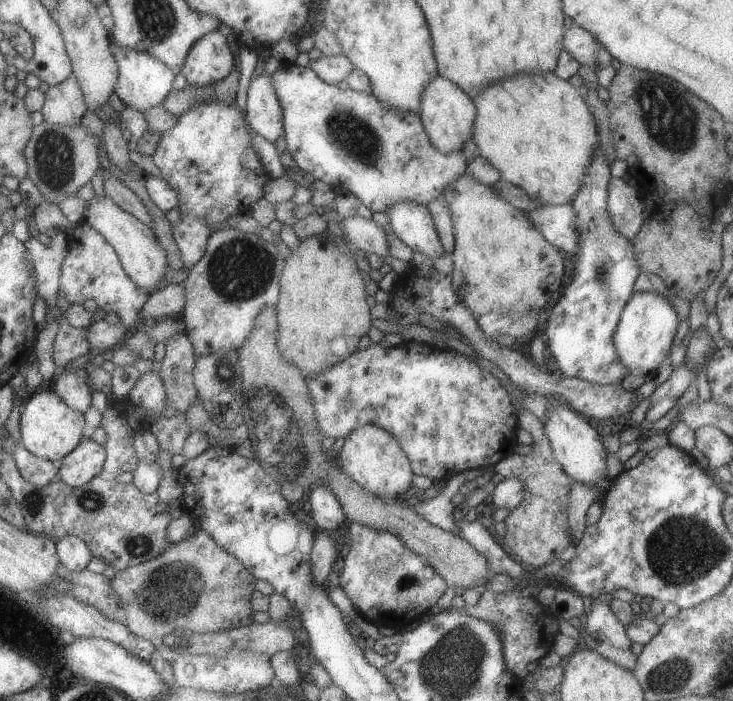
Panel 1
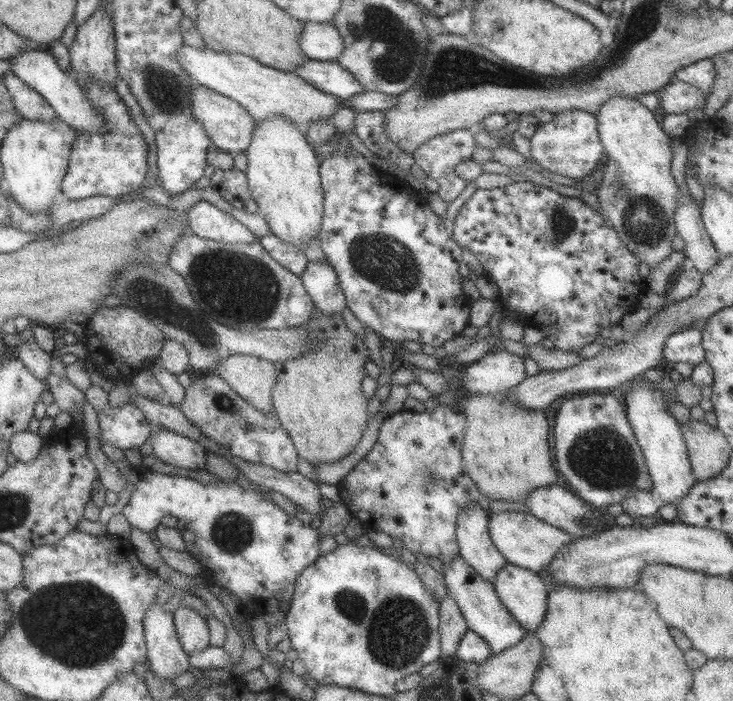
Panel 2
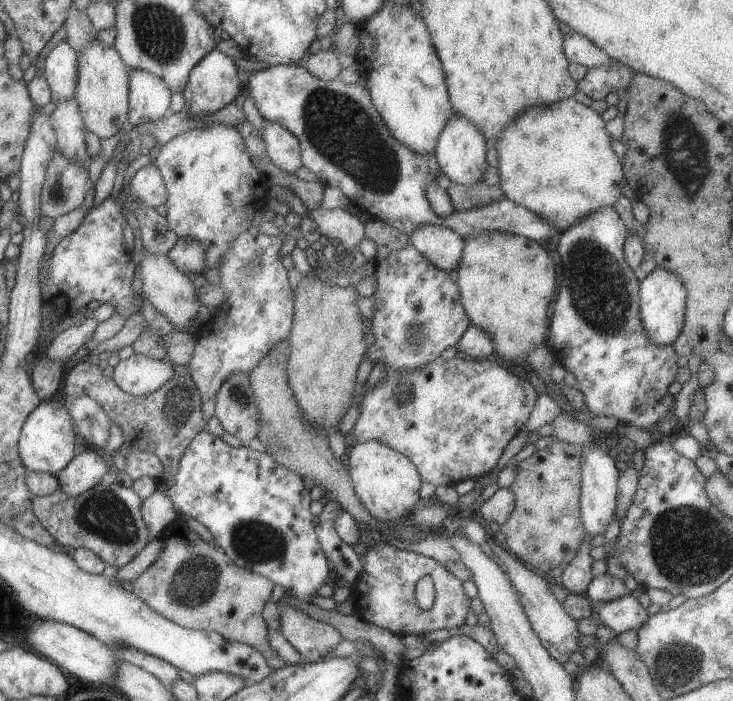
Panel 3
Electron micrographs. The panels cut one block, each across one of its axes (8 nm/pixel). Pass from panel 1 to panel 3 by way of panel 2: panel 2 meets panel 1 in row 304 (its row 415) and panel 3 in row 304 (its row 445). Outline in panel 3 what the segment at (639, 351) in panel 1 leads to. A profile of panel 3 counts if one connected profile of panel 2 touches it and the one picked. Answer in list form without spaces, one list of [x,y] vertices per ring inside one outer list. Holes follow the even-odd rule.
[[[655,268],[649,276],[645,276],[639,282],[639,318],[643,332],[651,340],[651,344],[657,346],[673,346],[677,336],[681,334],[685,326],[685,306],[687,306],[687,290],[681,284],[681,280],[665,270],[665,268]]]

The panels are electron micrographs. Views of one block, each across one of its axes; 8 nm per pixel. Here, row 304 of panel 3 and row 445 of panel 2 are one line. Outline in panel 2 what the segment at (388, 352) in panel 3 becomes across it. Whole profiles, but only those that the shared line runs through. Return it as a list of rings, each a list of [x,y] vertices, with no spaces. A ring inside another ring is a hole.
[[[441,406],[425,412],[409,412],[401,410],[397,414],[385,416],[377,444],[353,466],[353,470],[339,482],[339,498],[341,504],[353,514],[353,520],[359,520],[359,526],[365,532],[383,532],[391,540],[401,540],[403,548],[413,556],[423,554],[425,558],[437,558],[441,562],[451,562],[459,554],[457,536],[455,536],[455,520],[459,510],[477,506],[479,510],[489,512],[489,500],[479,492],[475,482],[467,476],[461,444],[465,438],[467,420],[461,408]]]

